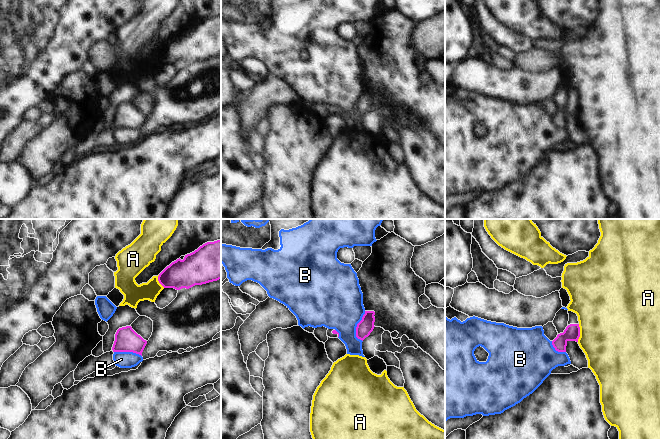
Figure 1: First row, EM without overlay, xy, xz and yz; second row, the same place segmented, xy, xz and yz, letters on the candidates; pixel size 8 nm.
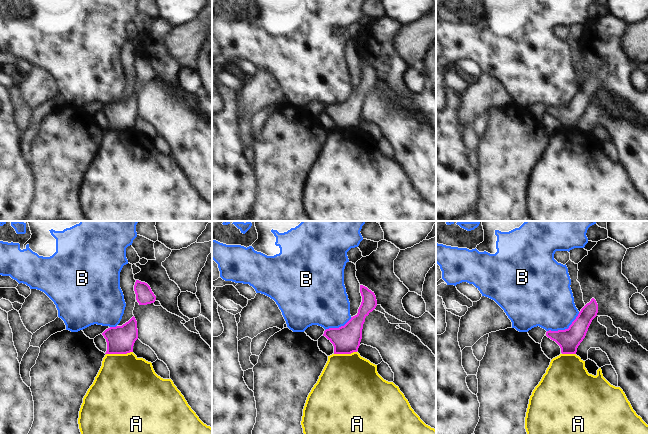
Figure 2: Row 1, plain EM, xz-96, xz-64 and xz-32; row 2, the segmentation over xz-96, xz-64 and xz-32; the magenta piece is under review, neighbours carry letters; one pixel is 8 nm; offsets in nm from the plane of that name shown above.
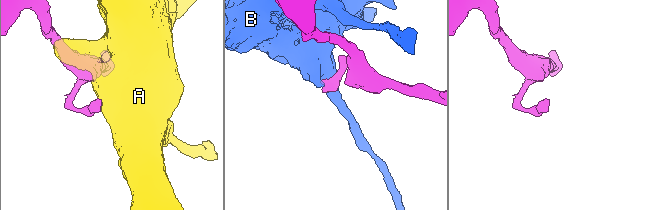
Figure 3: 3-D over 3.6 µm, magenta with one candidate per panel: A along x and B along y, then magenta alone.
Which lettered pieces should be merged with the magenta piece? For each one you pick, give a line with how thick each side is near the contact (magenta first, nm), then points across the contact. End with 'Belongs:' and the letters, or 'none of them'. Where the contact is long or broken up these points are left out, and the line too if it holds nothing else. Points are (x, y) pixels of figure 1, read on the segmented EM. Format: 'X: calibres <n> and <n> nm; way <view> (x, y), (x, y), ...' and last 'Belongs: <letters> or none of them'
Belongs: none of them

